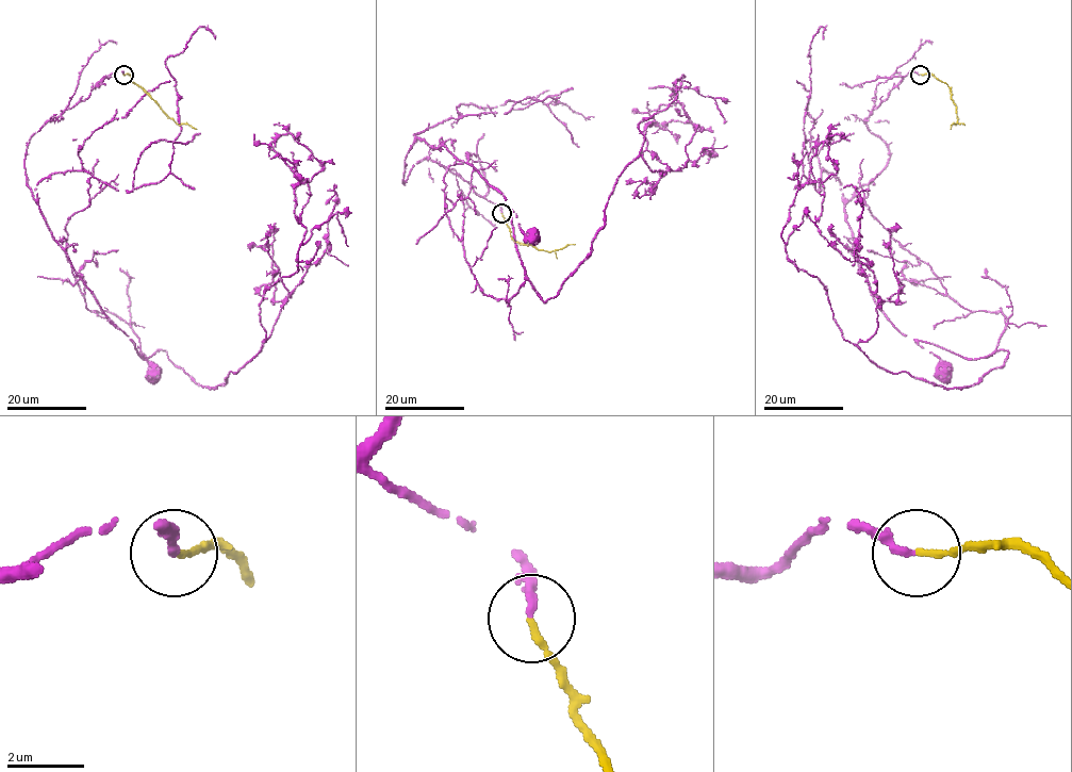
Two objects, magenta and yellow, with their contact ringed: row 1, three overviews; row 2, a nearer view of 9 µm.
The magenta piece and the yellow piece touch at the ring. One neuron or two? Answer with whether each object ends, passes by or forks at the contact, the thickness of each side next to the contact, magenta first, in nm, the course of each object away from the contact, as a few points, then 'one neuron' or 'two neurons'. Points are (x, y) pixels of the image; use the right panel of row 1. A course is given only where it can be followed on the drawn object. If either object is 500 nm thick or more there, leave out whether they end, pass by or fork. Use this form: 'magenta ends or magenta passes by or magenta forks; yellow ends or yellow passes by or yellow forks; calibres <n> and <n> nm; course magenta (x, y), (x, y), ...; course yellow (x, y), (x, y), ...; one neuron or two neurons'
magenta ends; yellow ends; calibres 200 and 170 nm; course magenta (920, 74), (907, 74), (866, 119), (889, 163), (844, 211), (878, 308), (944, 372); course yellow (920, 74), (933, 74), (947, 85), (957, 118), (951, 129); one neuron

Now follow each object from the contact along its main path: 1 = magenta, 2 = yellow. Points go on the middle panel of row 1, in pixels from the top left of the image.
1: (501, 213), (429, 159), (403, 182), (411, 145), (418, 138), (444, 146), (466, 162), (502, 195), (533, 239)
2: (501, 213), (515, 241), (549, 251), (575, 244)

